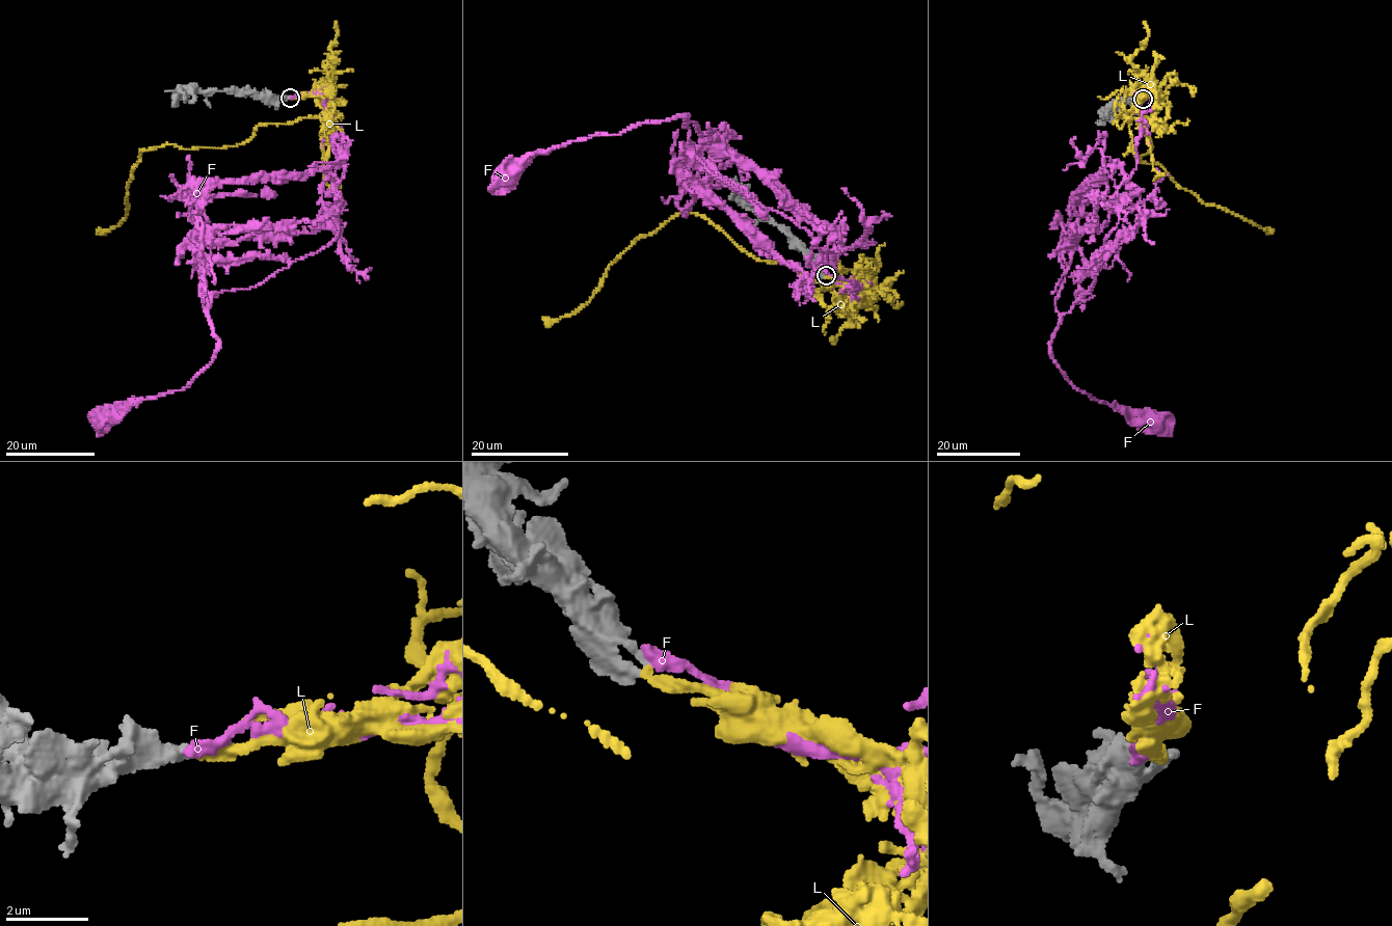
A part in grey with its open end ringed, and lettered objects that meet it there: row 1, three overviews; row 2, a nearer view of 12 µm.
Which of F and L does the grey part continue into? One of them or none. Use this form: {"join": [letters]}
{"join": ["F"]}

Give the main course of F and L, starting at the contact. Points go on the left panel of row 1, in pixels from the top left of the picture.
F: (290, 98), (329, 101), (343, 142), (338, 233), (249, 289), (211, 295), (209, 364), (182, 389), (106, 416)
L: (290, 98), (325, 96), (327, 108), (293, 121), (260, 124), (235, 145), (141, 151), (124, 218), (96, 233)

